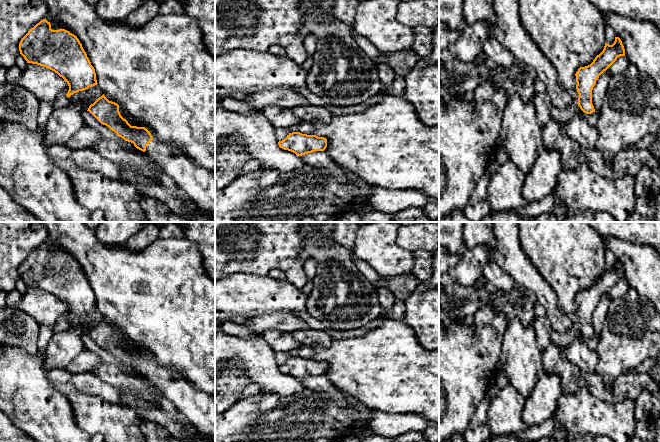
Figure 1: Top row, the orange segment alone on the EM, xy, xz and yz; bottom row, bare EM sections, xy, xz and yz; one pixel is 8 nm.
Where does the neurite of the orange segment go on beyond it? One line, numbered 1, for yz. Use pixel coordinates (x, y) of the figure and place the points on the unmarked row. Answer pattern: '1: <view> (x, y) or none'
1: none

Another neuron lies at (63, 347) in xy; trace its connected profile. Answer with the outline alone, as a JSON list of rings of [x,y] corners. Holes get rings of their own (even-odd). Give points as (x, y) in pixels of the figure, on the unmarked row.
[[[97,308],[71,319],[68,330],[53,334],[42,353],[44,373],[50,369],[66,368],[85,349],[83,337],[103,318]]]

